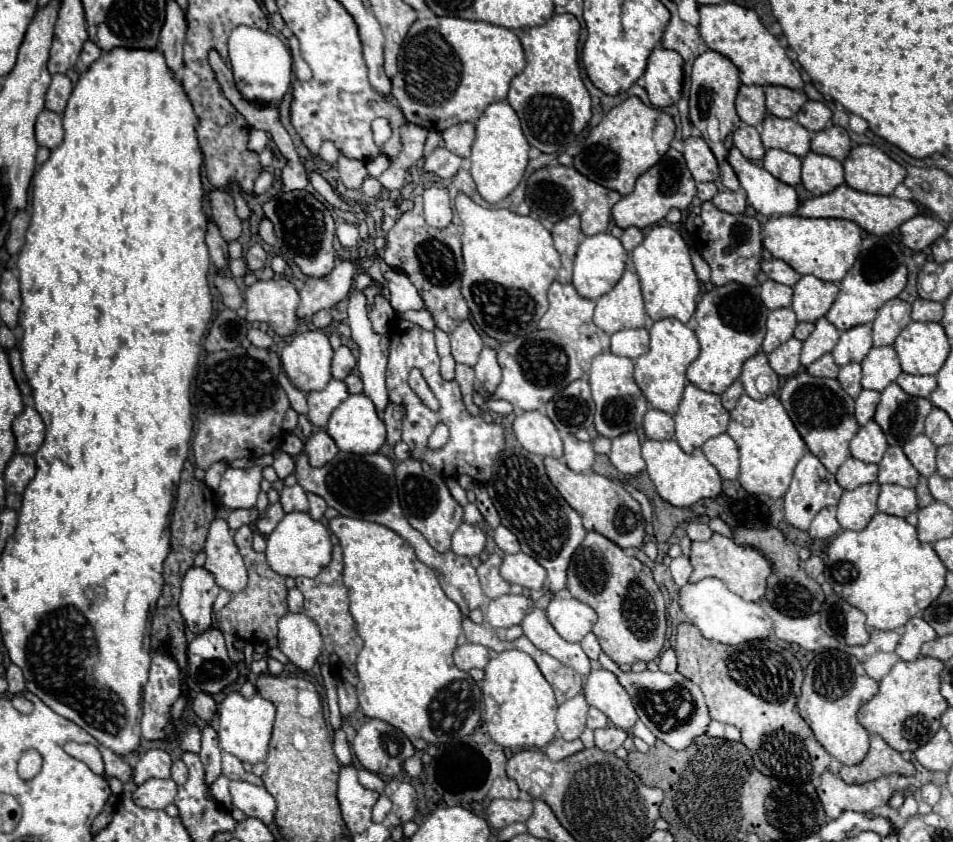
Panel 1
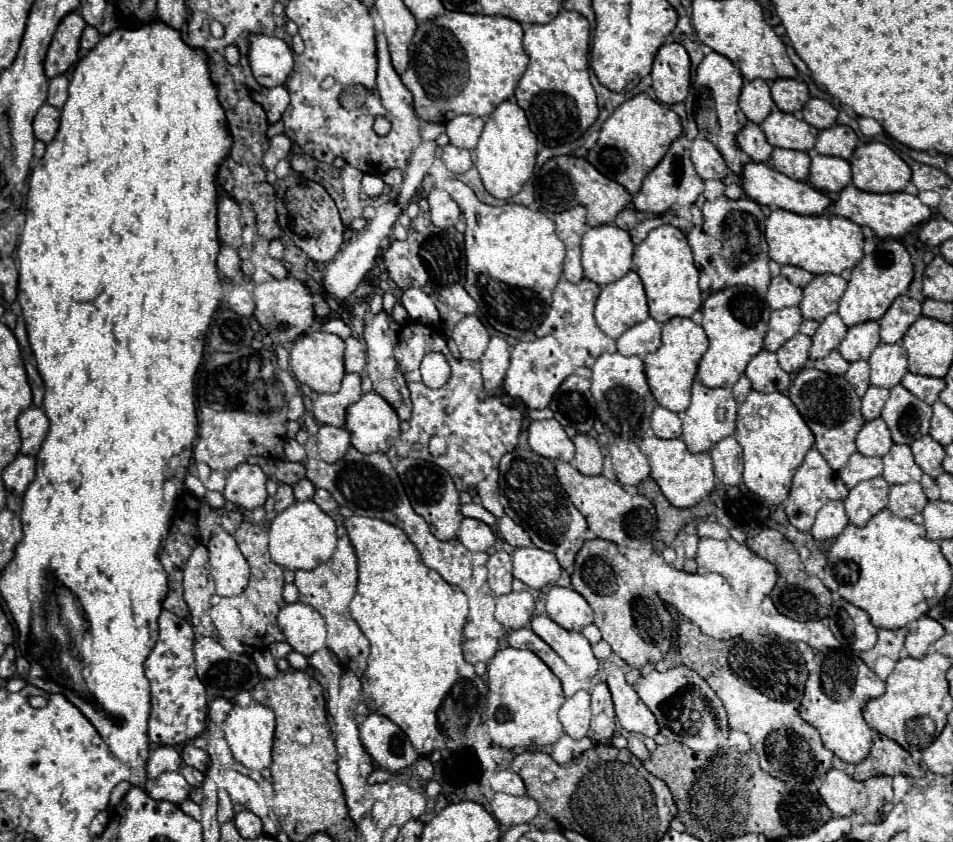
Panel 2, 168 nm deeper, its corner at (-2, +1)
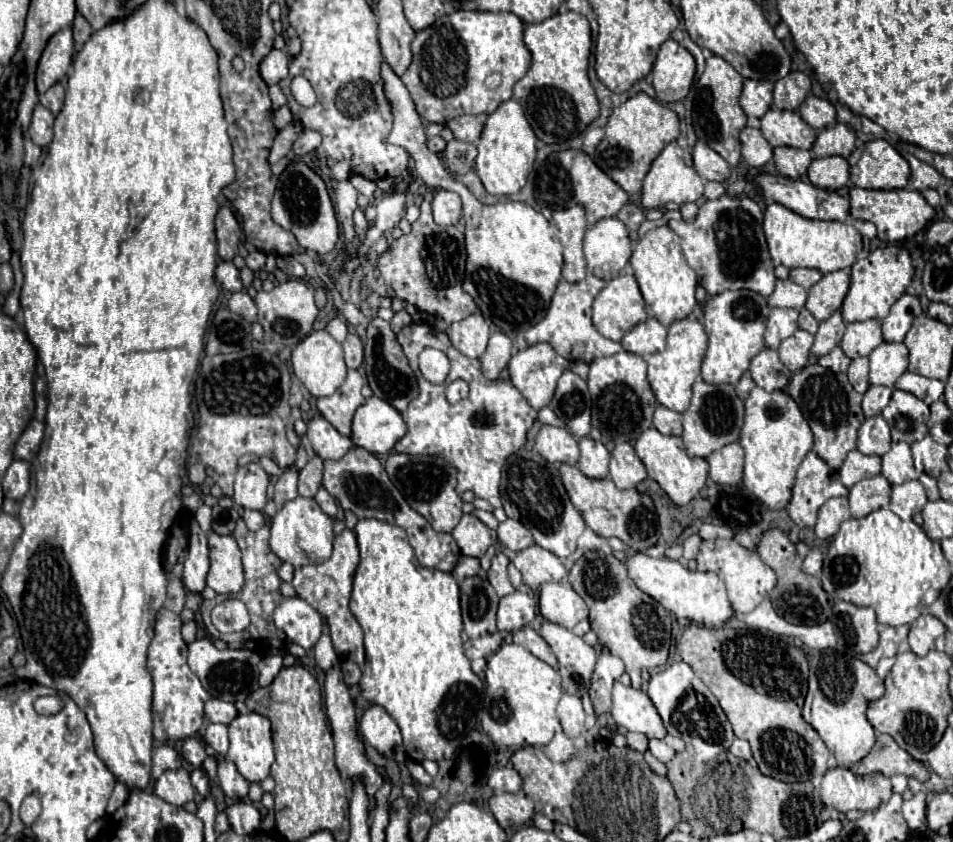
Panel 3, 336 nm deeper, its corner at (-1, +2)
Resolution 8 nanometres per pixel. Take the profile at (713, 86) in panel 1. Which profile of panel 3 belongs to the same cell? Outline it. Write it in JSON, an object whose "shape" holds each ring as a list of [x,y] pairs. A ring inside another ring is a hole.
{"shape":[[[710,56],[706,60],[706,70],[698,78],[694,88],[694,130],[698,140],[706,142],[712,150],[722,154],[730,166],[740,162],[740,140],[738,134],[746,126],[746,114],[742,112],[738,98],[742,92],[742,76],[720,56]]]}

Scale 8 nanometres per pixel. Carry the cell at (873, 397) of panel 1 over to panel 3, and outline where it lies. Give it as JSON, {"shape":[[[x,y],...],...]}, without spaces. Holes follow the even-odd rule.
{"shape":[[[870,386],[864,394],[864,400],[862,400],[864,416],[866,418],[878,416],[888,406],[890,396],[892,396],[892,388],[888,388],[888,386]]]}

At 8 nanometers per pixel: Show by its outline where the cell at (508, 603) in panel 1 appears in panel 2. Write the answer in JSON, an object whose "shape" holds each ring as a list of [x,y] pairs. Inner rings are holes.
{"shape":[[[511,591],[507,595],[497,597],[495,619],[507,629],[525,627],[529,625],[533,609],[535,609],[535,601],[529,591],[519,591],[519,593]]]}

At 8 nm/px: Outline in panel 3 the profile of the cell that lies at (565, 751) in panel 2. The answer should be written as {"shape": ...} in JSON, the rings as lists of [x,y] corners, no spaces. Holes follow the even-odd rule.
{"shape":[[[558,730],[552,738],[552,742],[548,746],[544,746],[544,754],[552,760],[552,762],[566,762],[572,754],[576,752],[572,740],[562,734],[562,730]]]}

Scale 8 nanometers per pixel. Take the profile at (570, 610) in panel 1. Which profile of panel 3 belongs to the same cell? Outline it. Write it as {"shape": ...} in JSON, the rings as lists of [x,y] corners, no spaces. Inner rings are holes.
{"shape":[[[566,582],[542,584],[538,606],[544,620],[560,624],[568,630],[574,628],[580,620],[588,618],[586,602]]]}

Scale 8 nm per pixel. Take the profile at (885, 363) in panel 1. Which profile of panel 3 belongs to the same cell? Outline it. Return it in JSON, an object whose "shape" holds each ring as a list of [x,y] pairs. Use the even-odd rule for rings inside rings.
{"shape":[[[882,342],[870,354],[870,384],[894,386],[908,368],[908,348],[904,344]]]}

